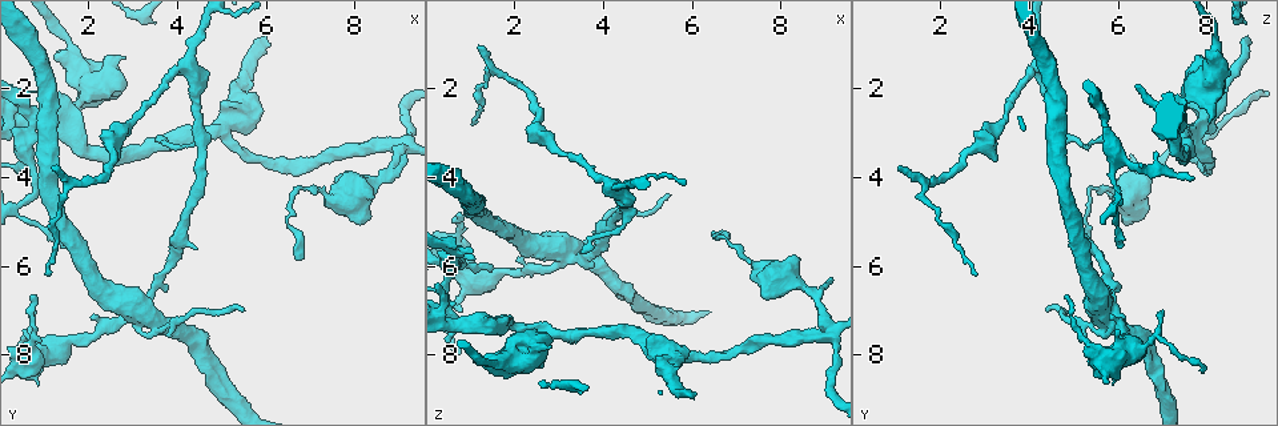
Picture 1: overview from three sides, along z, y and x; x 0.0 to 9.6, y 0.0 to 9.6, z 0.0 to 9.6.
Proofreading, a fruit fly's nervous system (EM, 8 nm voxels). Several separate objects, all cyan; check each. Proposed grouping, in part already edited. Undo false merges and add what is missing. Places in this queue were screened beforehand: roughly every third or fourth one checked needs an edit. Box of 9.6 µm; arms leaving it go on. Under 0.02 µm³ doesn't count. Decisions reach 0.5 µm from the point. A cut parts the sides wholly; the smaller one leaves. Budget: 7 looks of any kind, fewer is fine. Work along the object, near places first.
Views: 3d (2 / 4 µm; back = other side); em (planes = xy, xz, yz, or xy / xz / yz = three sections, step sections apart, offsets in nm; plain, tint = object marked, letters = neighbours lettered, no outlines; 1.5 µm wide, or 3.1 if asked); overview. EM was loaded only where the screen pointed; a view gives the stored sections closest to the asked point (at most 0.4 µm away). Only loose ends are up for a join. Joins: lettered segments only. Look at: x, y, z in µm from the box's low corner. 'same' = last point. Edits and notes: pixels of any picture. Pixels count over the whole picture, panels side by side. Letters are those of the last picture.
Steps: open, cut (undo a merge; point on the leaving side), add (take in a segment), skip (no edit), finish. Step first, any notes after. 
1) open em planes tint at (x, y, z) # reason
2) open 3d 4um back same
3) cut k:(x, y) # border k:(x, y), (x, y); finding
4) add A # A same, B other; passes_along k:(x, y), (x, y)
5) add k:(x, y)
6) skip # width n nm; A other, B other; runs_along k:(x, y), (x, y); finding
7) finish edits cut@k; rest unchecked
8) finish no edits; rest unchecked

open 3d 4um at (3.20, 6.95, 5.75) # four or more arms meet

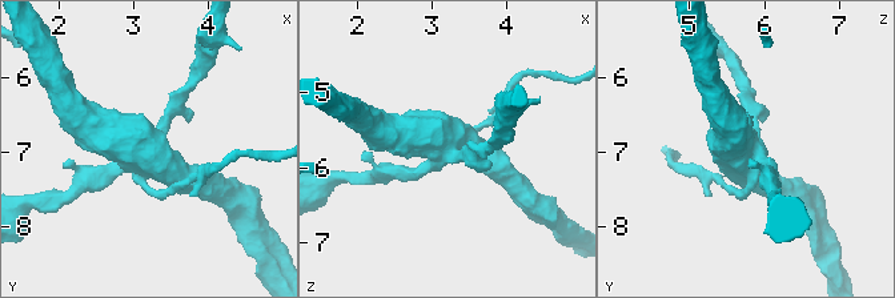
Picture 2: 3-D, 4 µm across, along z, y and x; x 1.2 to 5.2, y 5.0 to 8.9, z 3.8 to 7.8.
open em yz step 8 letters at (3.15, 6.95, 5.70) # shape alone is not enough

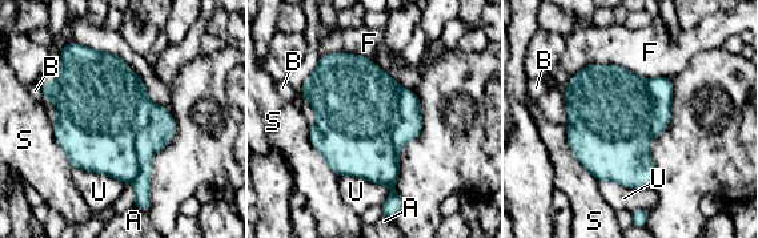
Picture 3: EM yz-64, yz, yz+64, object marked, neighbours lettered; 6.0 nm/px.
skip # longest_contact F 650 nm; A other, B other, F other, S other, U other; border 3:(669, 77), (593, 64), (562, 95); one neuron here

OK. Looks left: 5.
open em xz step 8 plain at (1.40, 7.75, 6.25) # arms part here

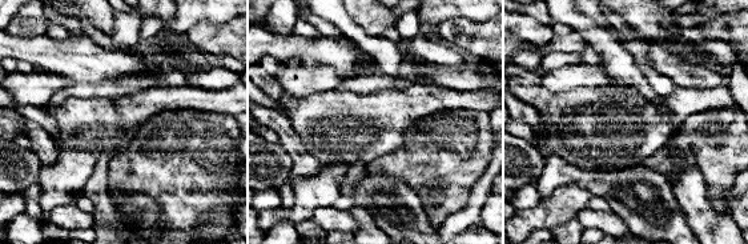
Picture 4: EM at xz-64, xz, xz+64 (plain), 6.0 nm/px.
open em xz step 8 tint same

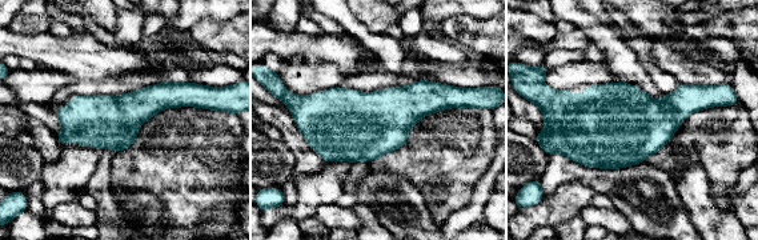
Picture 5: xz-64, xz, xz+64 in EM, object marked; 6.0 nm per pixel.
open em xz step 8 letters same # what lies round it

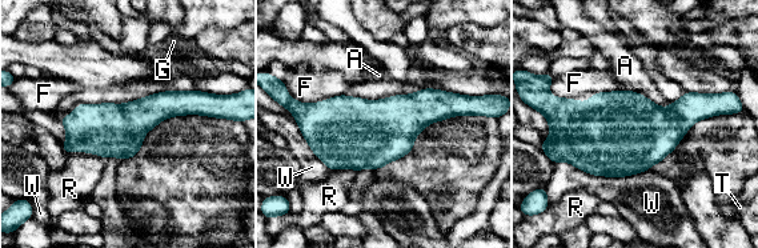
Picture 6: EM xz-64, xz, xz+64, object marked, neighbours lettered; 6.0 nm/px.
skip # longest_contact W 550 nm; A other, F other, G other, R other, T other, W other; border 6:(632, 90), (658, 106), (670, 106); one neuron here

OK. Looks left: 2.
open em planes letters at (1.15, 3.80, 1.05) # an open end

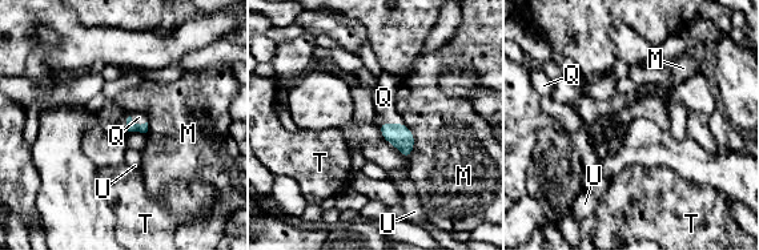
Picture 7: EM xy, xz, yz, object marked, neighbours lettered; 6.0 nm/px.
add Q # longest_contact M 150 nm; M other, Q same, T other, U other; passes_along 7:(131, 126), (131, 119), (139, 117); it goes on there

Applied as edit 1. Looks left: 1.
finish edits add@7; rest unchecked

